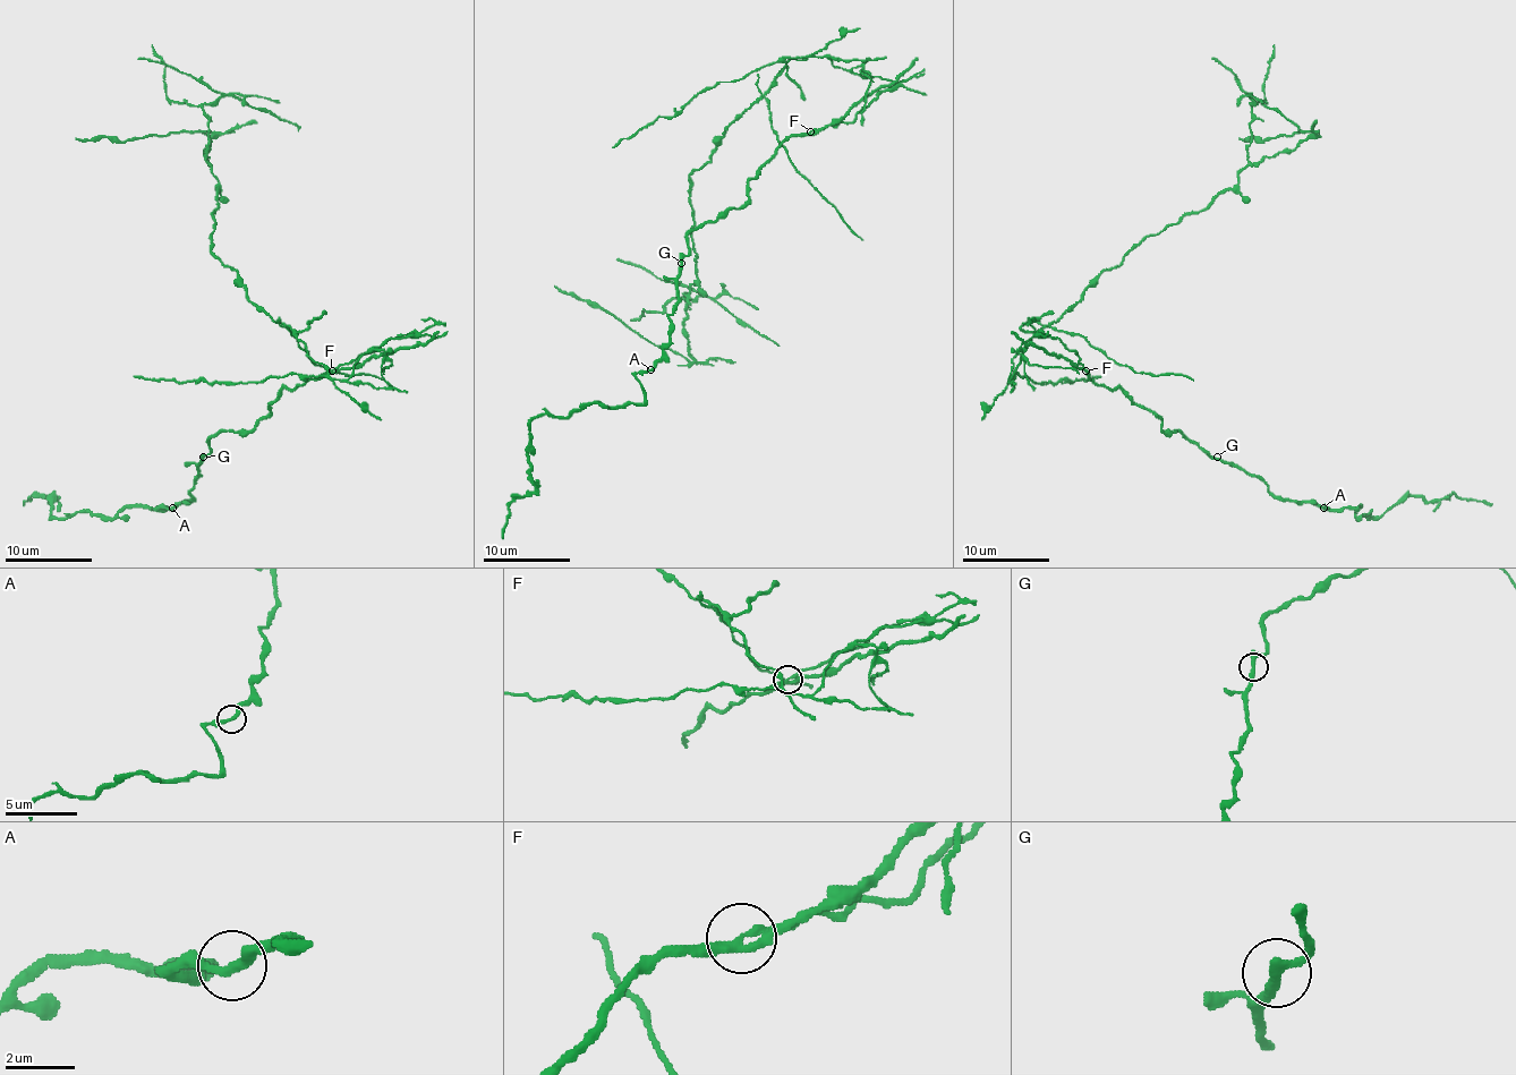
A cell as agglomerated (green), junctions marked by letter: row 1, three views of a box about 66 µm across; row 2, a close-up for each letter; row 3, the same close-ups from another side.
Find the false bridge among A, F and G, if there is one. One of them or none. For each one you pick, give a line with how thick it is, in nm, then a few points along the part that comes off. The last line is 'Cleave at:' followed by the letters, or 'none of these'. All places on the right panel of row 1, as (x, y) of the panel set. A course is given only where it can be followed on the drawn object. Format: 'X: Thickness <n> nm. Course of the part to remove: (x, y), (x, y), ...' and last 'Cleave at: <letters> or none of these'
F: Thickness 280 nm. Course of the part to remove: (1086, 369), (1057, 338), (1036, 335), (1010, 378), (1019, 348), (1104, 272), (1310, 133), (1238, 137)
Cleave at: F

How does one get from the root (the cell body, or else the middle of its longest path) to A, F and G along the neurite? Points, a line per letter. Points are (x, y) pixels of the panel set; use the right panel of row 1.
A: (1059, 341), (1097, 385), (1118, 387), (1164, 431), (1180, 431), (1212, 457), (1255, 475), (1276, 496), (1323, 508)
F: (1059, 341), (1075, 352), (1086, 369)
G: (1059, 341), (1075, 352), (1097, 385), (1118, 387), (1135, 404), (1147, 407), (1164, 431), (1180, 431), (1217, 457)

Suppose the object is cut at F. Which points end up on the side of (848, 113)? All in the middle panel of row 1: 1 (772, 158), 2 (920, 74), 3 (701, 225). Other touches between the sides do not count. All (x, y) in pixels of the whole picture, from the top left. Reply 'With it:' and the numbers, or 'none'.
With it: 1, 3

